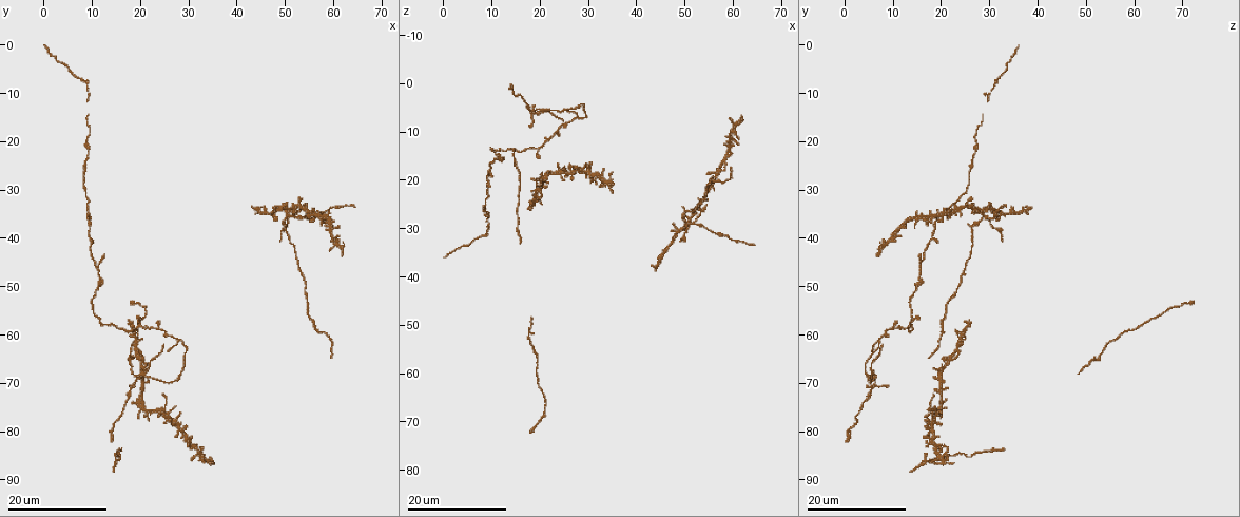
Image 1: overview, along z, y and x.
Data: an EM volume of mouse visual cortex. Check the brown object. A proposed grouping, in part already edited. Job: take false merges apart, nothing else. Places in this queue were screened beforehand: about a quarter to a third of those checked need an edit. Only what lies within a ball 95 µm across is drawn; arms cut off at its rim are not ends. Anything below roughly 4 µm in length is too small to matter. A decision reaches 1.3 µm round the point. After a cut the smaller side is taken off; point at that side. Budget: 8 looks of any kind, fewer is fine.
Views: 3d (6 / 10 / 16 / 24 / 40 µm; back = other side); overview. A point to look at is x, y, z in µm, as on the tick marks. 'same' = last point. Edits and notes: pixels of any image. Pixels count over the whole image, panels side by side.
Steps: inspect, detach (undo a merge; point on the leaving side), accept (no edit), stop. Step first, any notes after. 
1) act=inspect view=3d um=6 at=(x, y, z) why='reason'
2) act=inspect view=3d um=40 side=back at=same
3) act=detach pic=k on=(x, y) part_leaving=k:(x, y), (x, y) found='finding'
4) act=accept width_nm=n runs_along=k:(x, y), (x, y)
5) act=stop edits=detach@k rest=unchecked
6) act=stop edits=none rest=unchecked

act=inspect view=3d um=16 at=(9.0, 20.0, 27.5) why='sudden change in width'

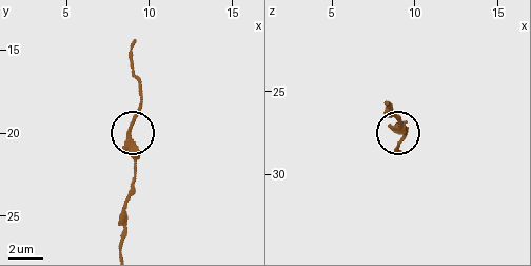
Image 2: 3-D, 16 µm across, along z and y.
act=inspect view=3d um=10 at=same

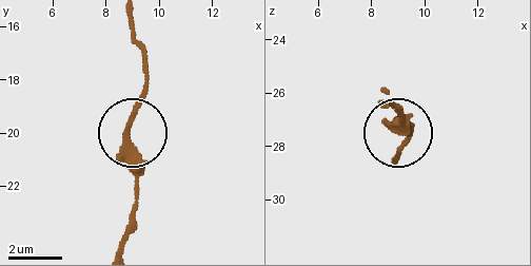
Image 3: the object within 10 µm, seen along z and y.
act=accept runs_along=3:(124, 247), (138, 200), (131, 111), (144, 84), (144, 65) found='one neuron here'

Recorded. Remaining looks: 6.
act=inspect view=3d um=16 at=(50.5, 35.0, 29.0) why='looks like a crossing'

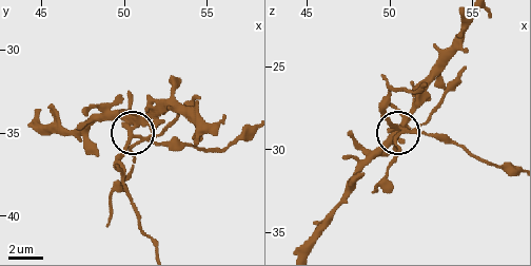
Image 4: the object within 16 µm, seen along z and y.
act=inspect view=3d um=10 at=(51.0, 35.2, 28.9) why='closer look'

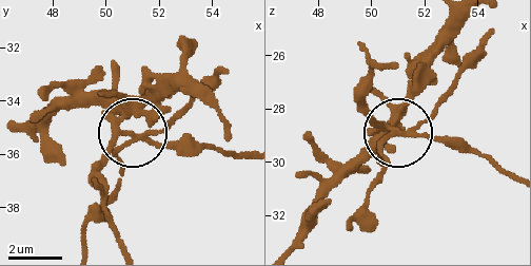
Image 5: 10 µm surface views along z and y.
act=inspect view=3d um=10 side=back at=(51.0, 35.3, 28.8)

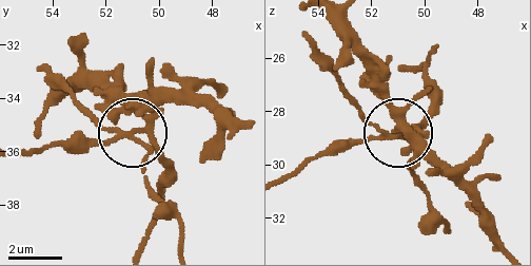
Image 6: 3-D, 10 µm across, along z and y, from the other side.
act=detach pic=6 on=(153, 149) width_nm=250 part_leaving=6:(154, 115), (154, 140), (168, 174), (145, 242) found='two neurons meet here'

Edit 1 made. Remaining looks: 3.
act=inspect view=3d um=24 at=(20.0, 75.5, 19.5) why='four or more arms meet'

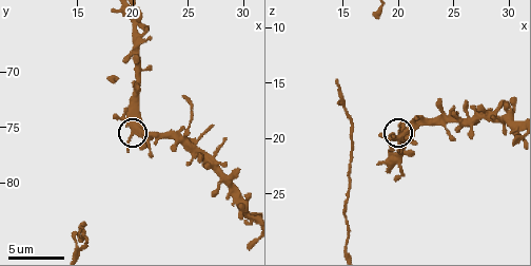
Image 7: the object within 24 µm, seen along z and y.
act=inspect view=3d um=6 at=(20.4, 75.2, 19.6) why='zoom in'

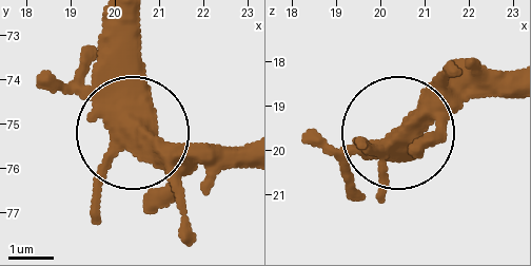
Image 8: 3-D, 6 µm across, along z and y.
act=accept runs_along=8:(136, 22), (139, 132), (212, 154) found='all the same neuron'

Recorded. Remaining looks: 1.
act=stop edits=detach@6 rest=unchecked

